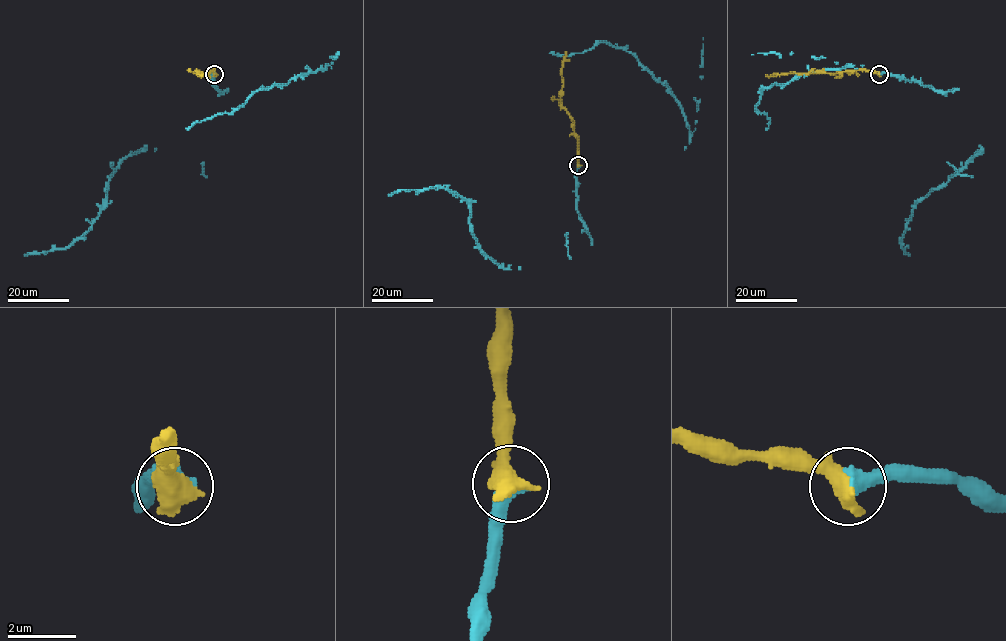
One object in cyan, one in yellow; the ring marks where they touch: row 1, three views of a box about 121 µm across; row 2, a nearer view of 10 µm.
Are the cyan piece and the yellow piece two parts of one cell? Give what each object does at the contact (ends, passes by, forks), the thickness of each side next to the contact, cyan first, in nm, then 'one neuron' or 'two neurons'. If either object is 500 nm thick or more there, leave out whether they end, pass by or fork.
480 nm thick on the cyan side, 700 nm on the other; one neuron

